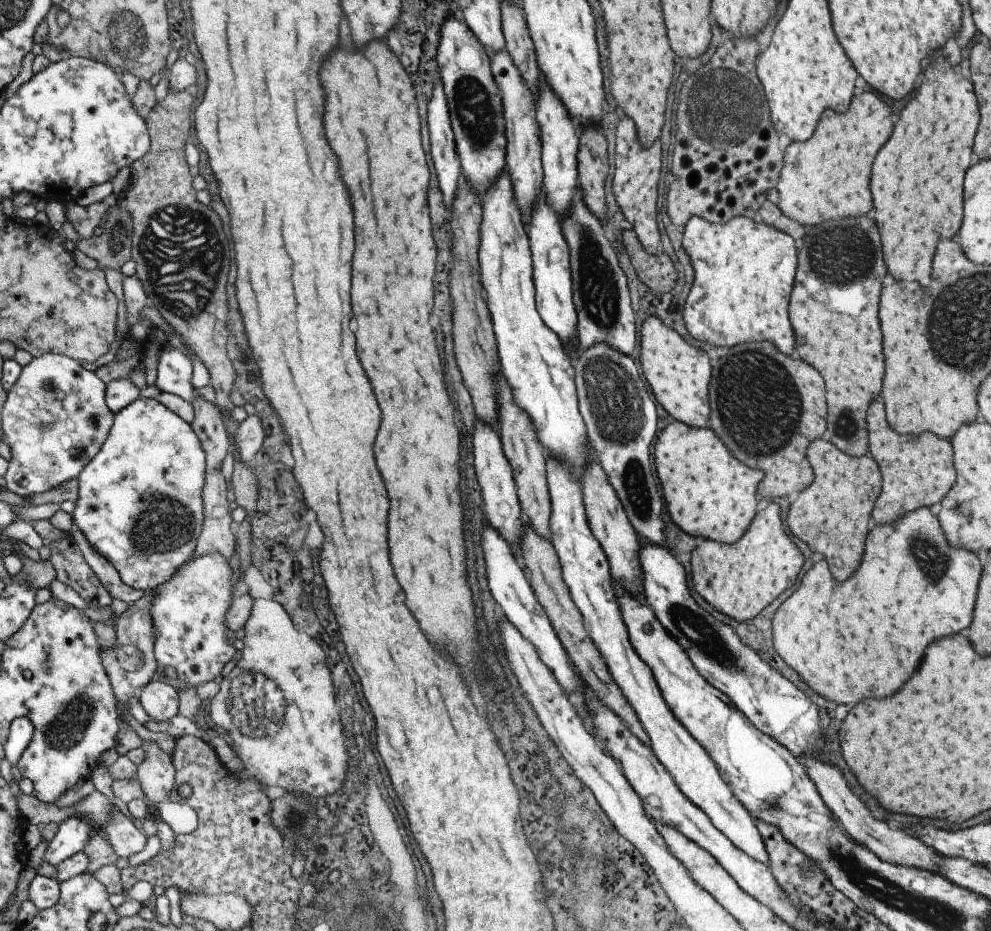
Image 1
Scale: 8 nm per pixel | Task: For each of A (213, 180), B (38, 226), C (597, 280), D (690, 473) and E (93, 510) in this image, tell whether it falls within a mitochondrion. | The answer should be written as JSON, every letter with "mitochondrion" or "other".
{"A":"other","B":"other","C":"mitochondrion","D":"other","E":"other"}

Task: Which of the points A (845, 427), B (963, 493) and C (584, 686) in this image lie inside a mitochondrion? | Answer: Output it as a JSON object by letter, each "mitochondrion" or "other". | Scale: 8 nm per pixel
{"A":"mitochondrion","B":"other","C":"other"}

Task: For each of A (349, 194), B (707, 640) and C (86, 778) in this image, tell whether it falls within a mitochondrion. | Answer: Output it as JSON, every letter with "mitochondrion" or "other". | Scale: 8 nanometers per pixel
{"A":"other","B":"mitochondrion","C":"other"}

